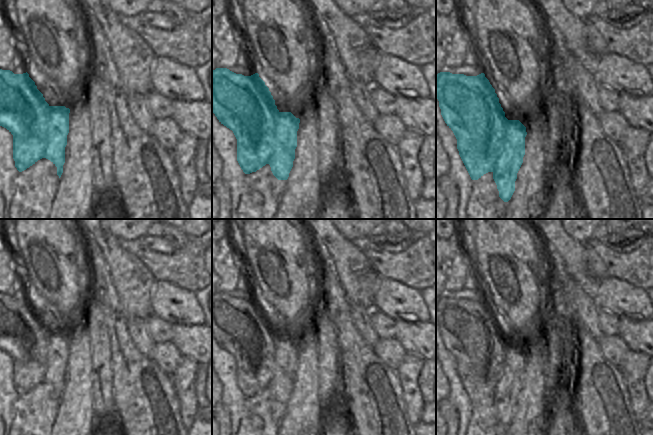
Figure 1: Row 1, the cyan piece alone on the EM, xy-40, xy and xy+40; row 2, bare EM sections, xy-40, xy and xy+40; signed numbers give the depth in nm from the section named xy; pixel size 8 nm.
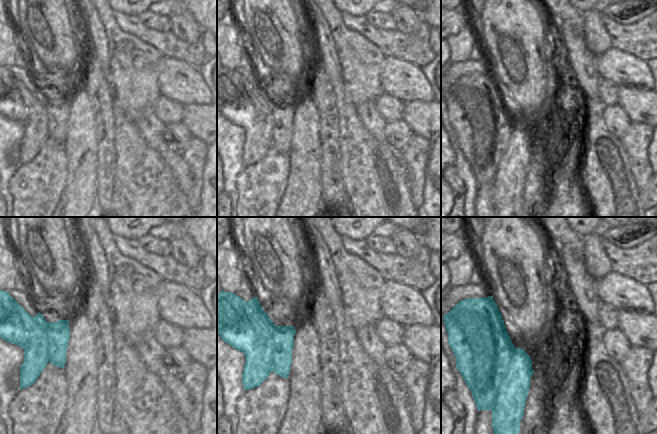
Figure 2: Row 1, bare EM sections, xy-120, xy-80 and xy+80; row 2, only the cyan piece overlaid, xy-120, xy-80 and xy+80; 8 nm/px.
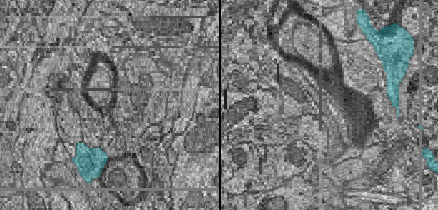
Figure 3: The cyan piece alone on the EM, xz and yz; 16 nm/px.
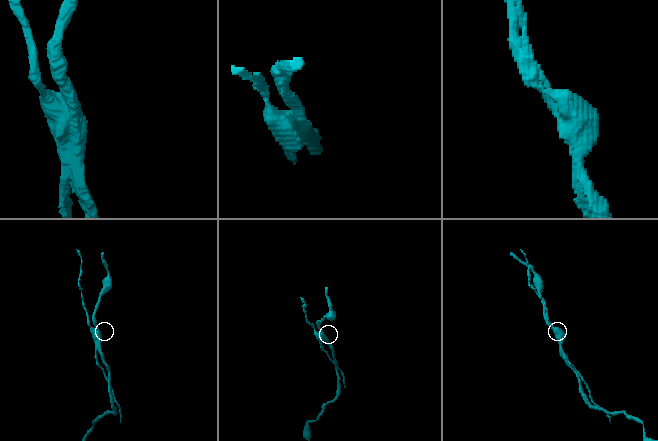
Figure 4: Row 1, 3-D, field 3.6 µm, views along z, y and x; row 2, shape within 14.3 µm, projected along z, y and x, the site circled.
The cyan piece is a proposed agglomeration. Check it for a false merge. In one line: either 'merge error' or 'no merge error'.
merge error

